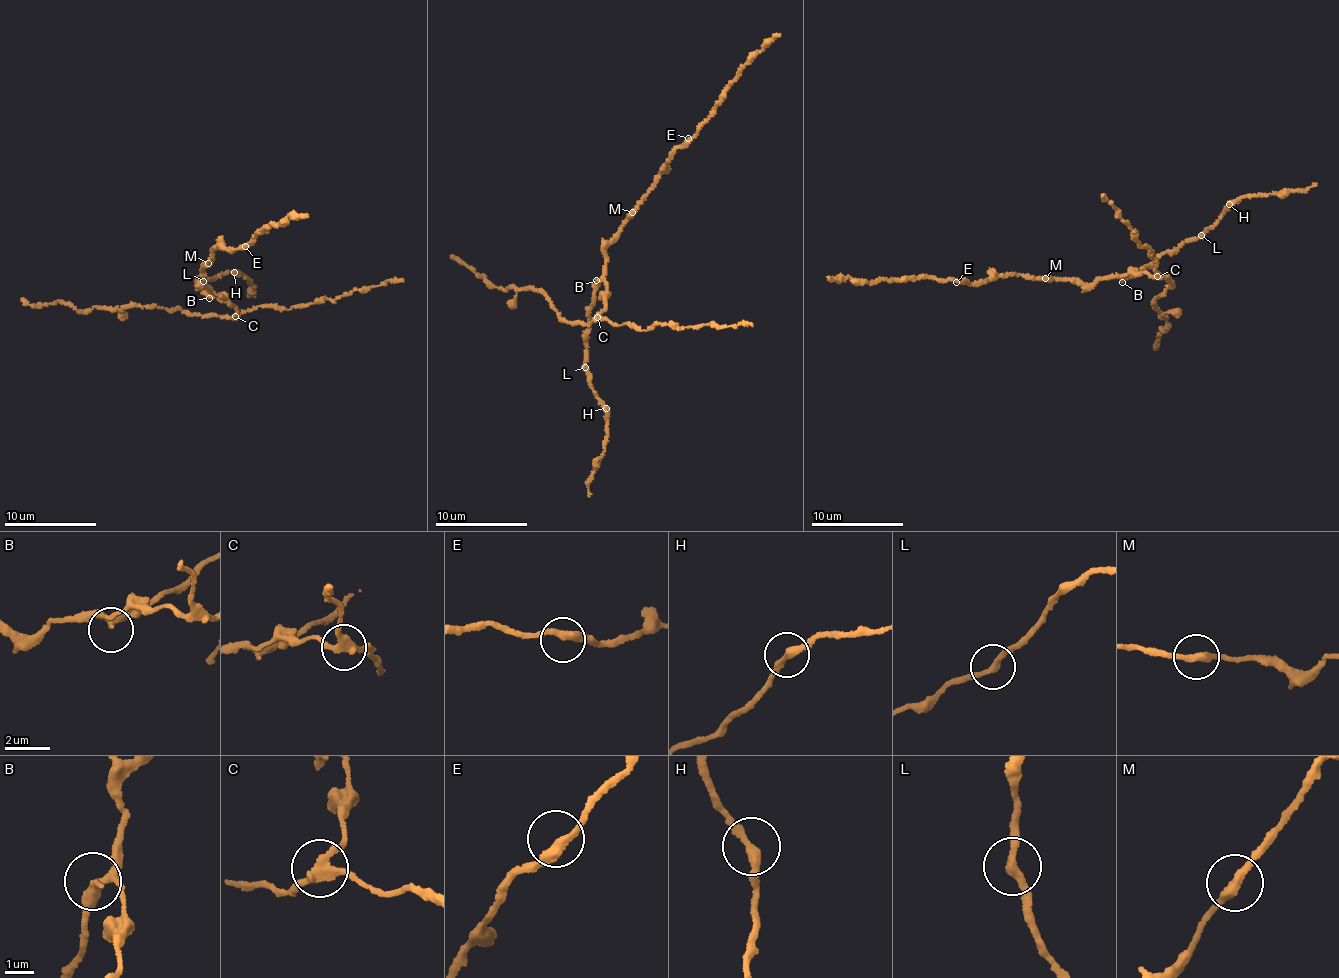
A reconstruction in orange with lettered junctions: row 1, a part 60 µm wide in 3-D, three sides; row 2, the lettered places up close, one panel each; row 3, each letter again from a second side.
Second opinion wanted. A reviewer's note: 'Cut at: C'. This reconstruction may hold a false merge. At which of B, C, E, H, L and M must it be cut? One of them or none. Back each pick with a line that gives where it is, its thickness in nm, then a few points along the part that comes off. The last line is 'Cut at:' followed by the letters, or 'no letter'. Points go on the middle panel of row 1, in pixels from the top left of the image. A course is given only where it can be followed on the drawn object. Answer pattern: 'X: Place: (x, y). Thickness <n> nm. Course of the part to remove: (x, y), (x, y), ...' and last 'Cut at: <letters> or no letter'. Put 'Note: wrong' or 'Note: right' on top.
Note: right
C: Place: (597, 317). Thickness 260 nm. Course of the part to remove: (598, 318), (583, 324), (566, 322), (552, 302), (540, 292), (499, 289), (452, 258)
Cut at: C

